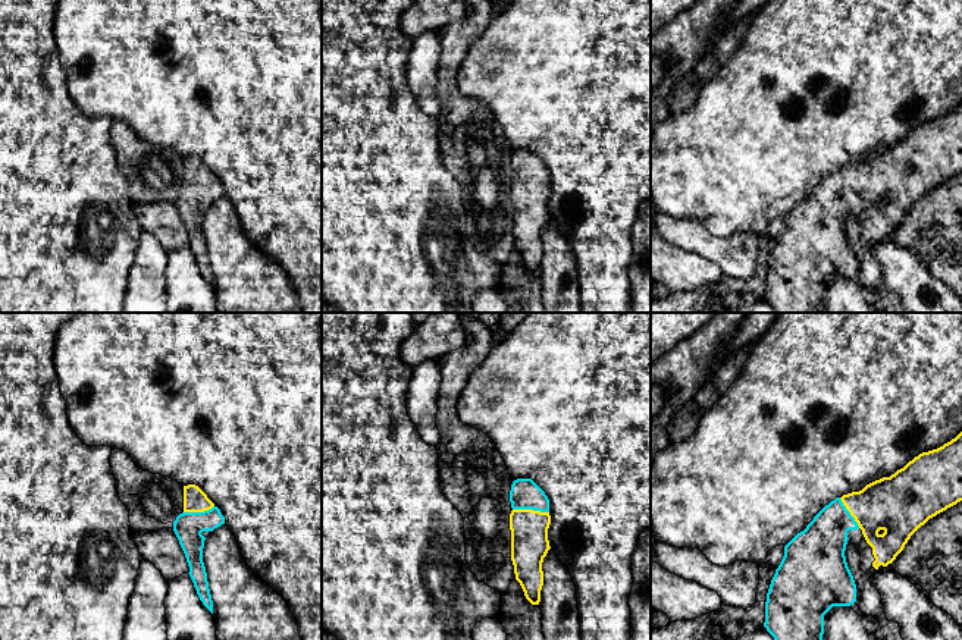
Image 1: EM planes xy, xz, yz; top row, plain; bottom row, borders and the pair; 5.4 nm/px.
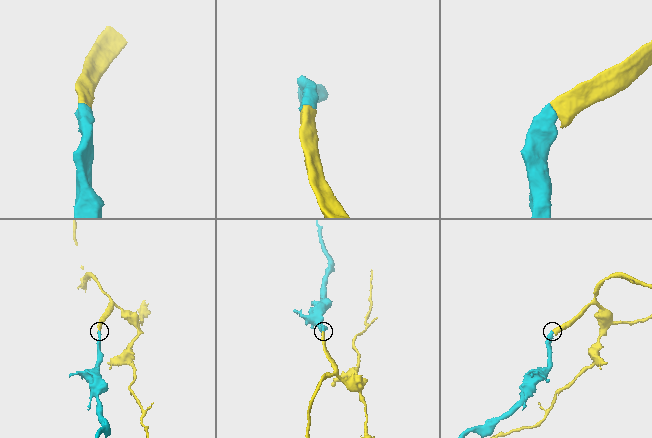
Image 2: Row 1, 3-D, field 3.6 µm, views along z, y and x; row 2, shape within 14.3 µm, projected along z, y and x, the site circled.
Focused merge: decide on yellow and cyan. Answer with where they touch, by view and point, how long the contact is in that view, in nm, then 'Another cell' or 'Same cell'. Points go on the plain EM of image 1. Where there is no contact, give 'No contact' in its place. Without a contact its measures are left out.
Touches yellow at xz (530, 181). Shared border 200 nm. Same cell

